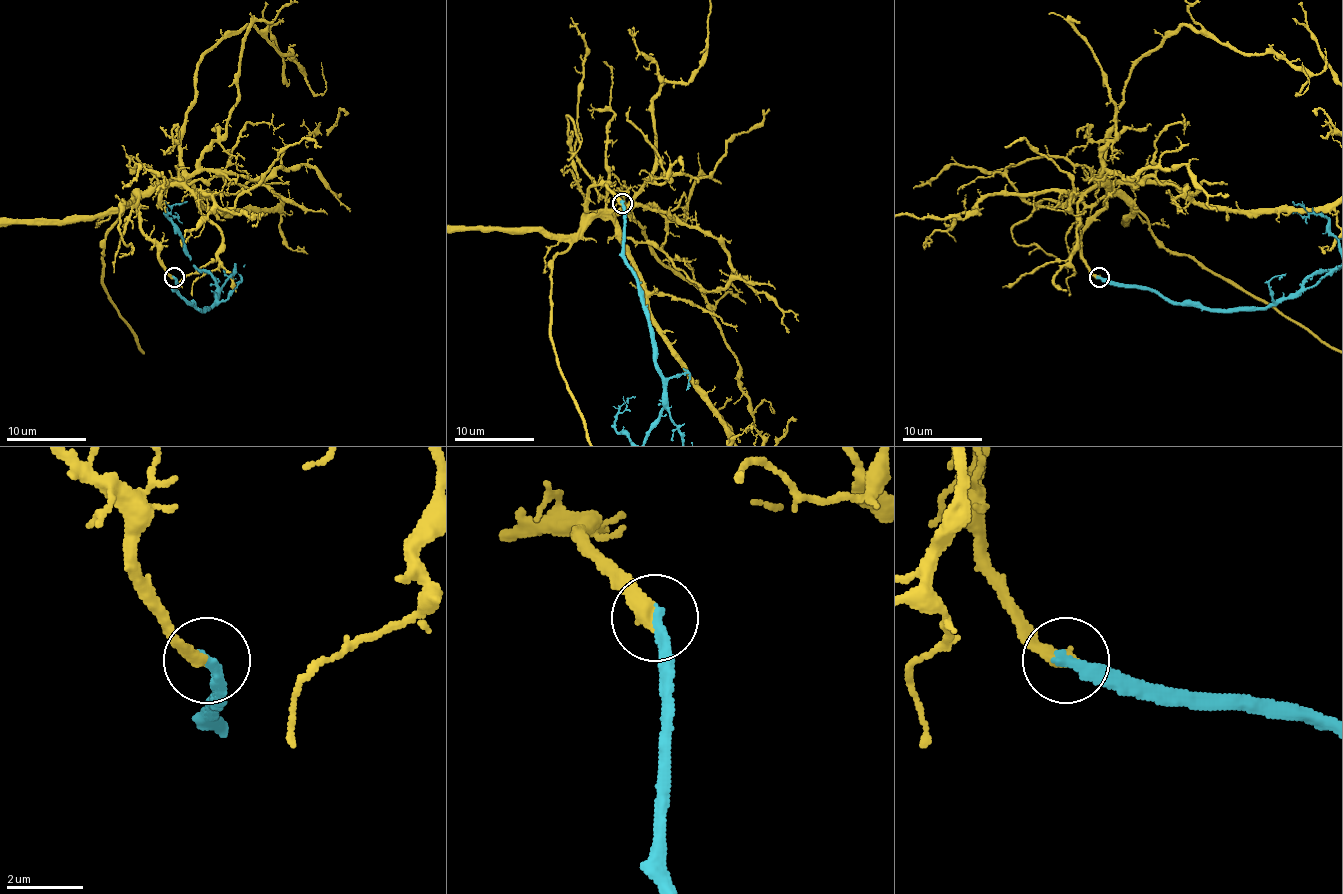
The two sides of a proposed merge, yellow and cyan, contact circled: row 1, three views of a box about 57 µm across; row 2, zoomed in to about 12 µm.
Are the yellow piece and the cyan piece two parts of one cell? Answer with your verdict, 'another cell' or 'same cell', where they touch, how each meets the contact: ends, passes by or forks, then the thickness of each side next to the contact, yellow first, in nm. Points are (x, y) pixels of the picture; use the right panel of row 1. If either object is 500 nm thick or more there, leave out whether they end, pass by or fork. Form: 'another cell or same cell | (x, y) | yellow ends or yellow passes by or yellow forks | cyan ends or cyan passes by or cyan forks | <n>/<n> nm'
same cell | (1099, 277) | yellow ends | cyan ends | 400/320 nm

